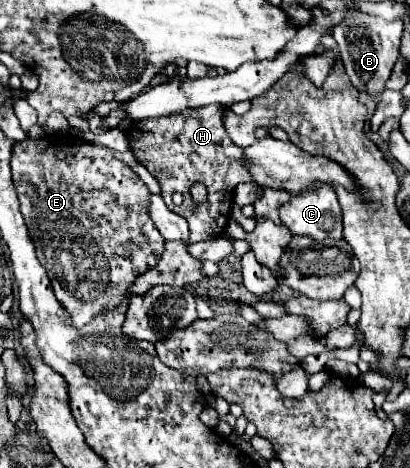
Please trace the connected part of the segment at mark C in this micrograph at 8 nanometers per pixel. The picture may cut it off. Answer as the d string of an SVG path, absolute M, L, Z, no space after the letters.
M317 183L315 189L303 189L303 193L297 193L291 197L281 209L279 209L281 221L291 229L295 235L309 235L317 243L323 243L325 239L341 239L343 237L343 223L341 223L341 205L337 201L337 195L331 185Z

